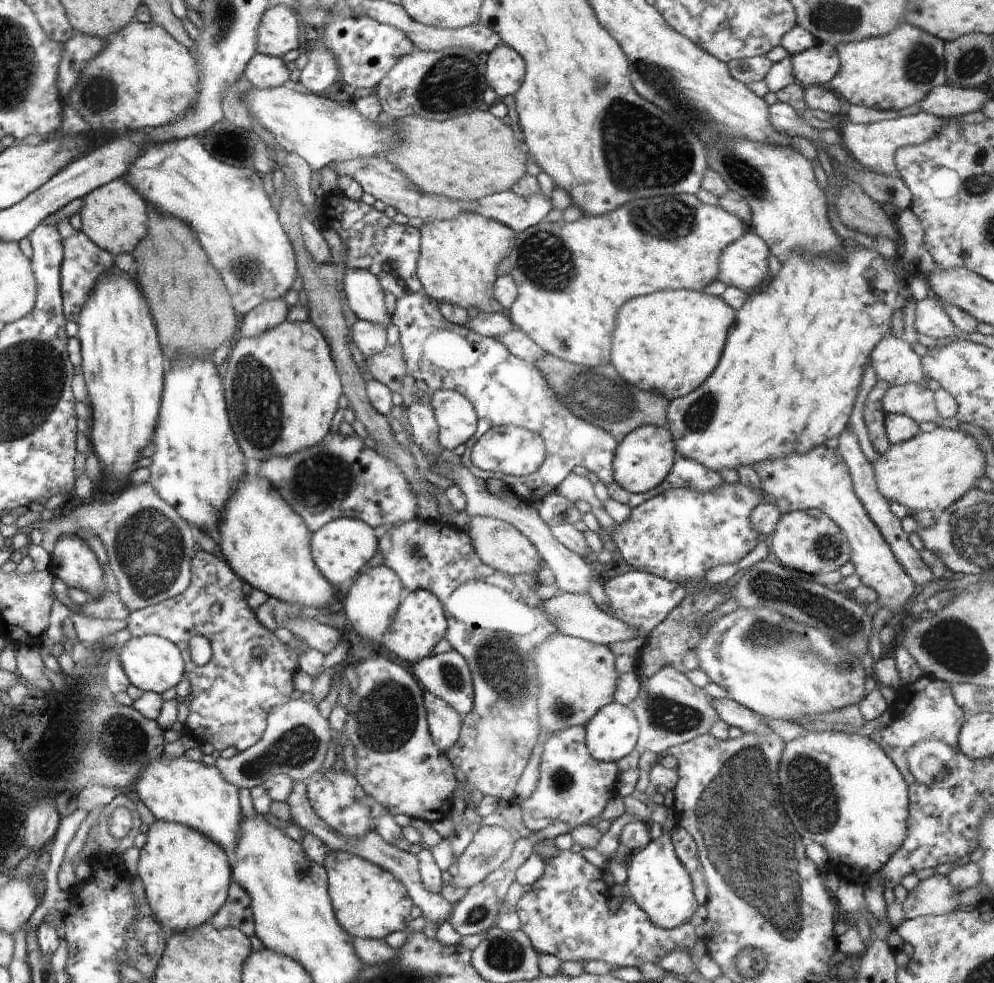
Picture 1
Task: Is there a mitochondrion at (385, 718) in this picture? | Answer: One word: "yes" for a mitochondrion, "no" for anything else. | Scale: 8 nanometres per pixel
yes

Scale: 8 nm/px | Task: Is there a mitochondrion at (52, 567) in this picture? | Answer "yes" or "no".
no

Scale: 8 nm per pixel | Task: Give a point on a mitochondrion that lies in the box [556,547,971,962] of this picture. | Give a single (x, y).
(754, 852)

